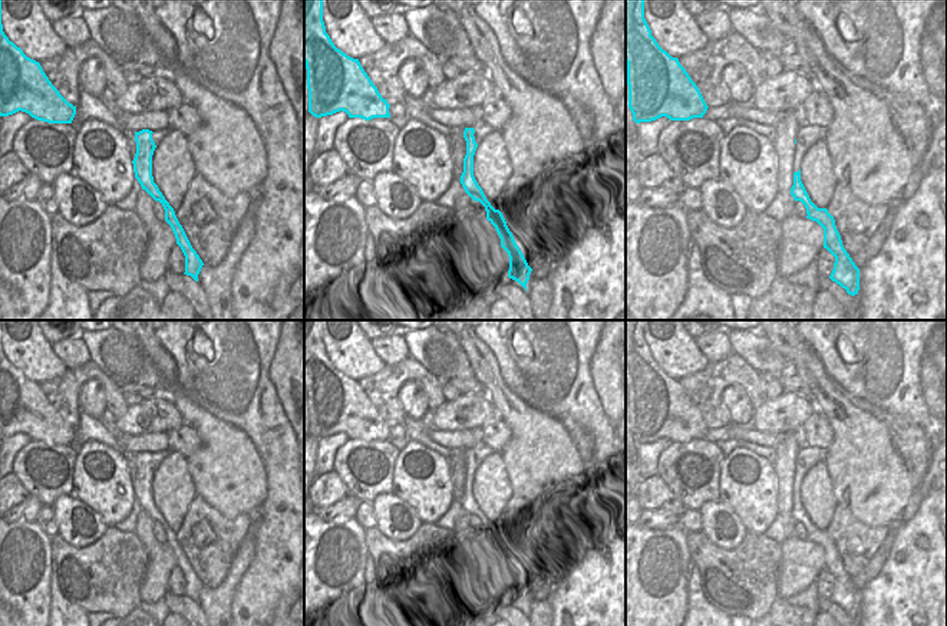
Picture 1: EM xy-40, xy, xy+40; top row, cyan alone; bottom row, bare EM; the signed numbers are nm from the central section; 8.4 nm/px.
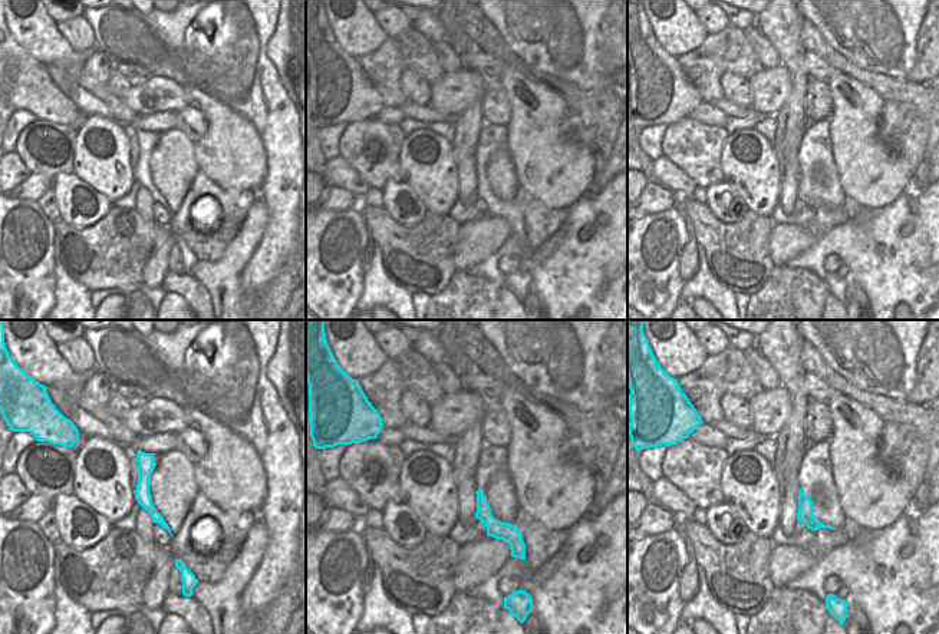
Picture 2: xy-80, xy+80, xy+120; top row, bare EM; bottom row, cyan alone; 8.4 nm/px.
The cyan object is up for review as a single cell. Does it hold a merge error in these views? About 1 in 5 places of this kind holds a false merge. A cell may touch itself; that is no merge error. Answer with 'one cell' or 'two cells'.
one cell

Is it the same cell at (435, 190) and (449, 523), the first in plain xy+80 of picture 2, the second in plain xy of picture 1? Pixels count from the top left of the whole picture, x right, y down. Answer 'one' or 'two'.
two

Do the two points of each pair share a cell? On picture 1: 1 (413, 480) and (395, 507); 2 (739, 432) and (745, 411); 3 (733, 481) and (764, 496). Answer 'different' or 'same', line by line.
1: different
2: different
3: same

